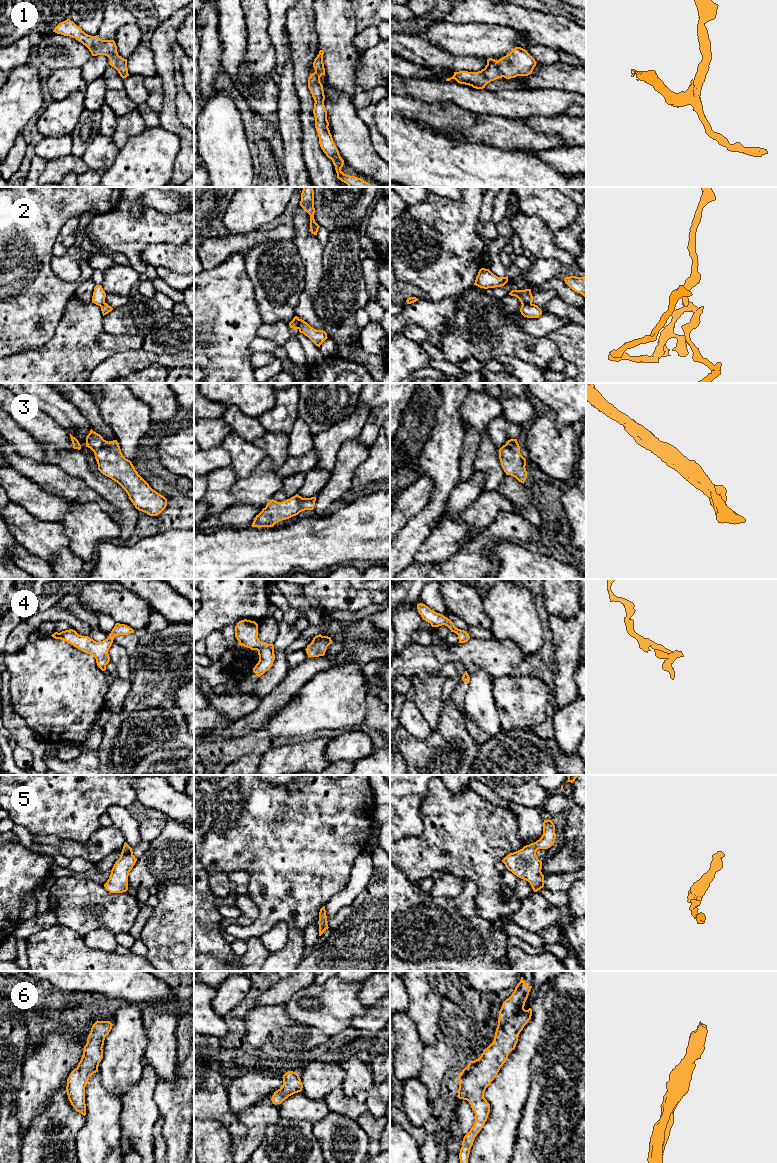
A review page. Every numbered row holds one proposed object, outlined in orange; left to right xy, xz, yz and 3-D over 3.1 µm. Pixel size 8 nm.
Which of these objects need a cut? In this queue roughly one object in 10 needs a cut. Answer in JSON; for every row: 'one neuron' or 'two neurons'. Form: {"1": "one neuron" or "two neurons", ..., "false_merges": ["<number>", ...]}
{"1": "one neuron", "2": "two neurons", "3": "one neuron", "4": "one neuron", "5": "one neuron", "6": "one neuron", "false_merges": ["2"]}

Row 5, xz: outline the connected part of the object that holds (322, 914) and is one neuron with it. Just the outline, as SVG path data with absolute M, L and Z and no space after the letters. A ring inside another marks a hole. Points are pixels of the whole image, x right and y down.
M323 906L319 912L319 921L318 921L319 936L321 936L323 932L329 928L327 923L328 921L327 921L327 916L326 916L326 910L325 910L325 906Z

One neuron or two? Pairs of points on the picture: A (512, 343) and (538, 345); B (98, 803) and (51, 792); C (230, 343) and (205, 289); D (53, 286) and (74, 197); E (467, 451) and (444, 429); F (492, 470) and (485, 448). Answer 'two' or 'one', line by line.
A: one
B: one
C: one
D: one
E: two
F: one

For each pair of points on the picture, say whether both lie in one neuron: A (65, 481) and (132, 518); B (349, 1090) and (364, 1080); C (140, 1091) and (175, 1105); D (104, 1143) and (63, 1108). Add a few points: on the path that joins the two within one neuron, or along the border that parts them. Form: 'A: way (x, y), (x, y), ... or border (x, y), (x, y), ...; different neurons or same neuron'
A: border (98, 493), (115, 508), (113, 515); different neurons
B: way (353, 1086), (360, 1080); same neuron
C: border (158, 1081), (153, 1099), (160, 1115); different neurons
D: border (85, 1116), (85, 1122), (76, 1135), (75, 1147); different neurons

